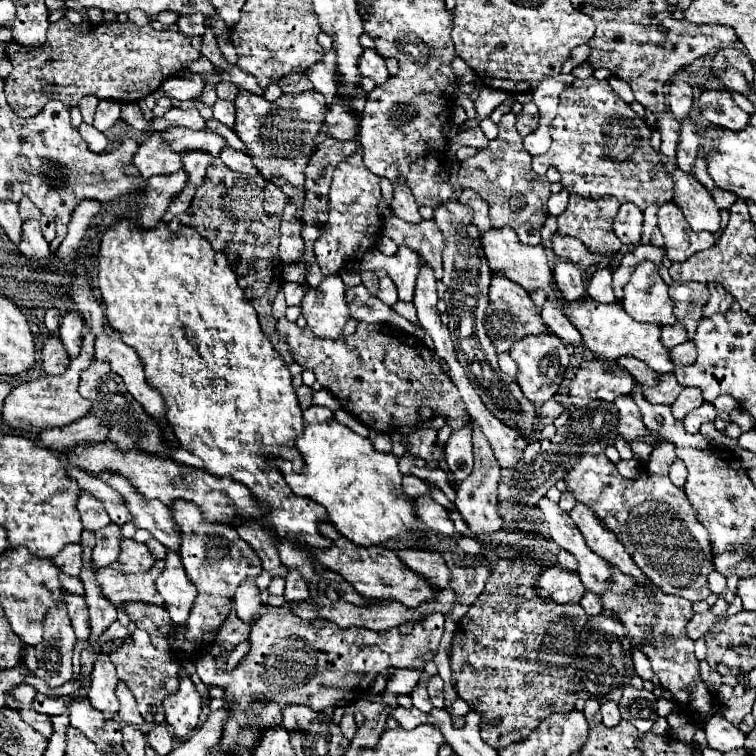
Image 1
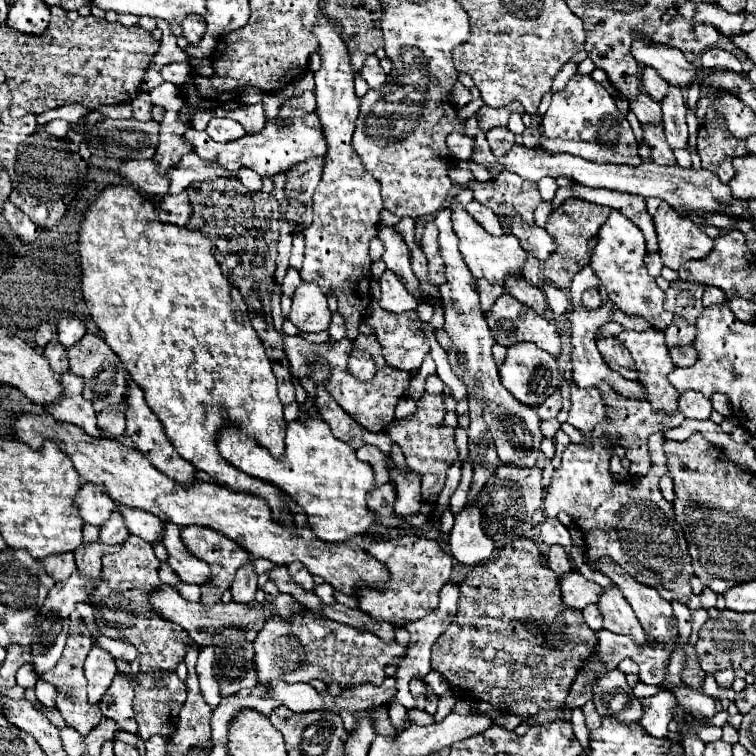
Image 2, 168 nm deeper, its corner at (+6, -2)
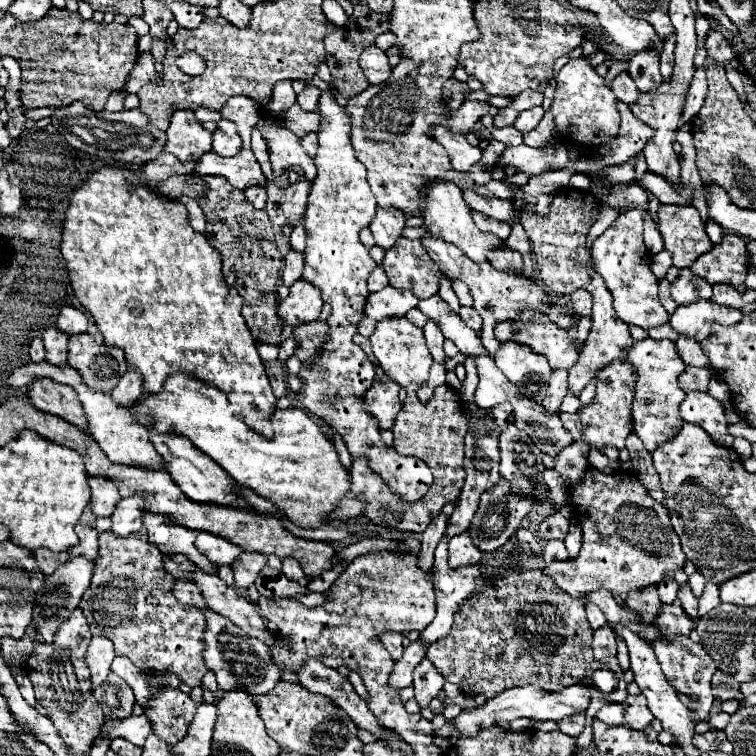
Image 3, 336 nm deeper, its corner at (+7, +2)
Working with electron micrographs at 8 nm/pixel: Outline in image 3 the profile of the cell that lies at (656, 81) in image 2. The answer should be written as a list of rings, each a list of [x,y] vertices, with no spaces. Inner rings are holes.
[[[640,52],[630,58],[628,74],[632,76],[632,80],[636,82],[640,92],[650,92],[660,86],[662,78],[660,78],[658,62],[660,62],[660,58],[652,56],[652,52]]]

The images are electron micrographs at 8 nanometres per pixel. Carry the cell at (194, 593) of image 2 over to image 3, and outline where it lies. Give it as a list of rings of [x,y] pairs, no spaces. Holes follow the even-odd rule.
[[[202,608],[202,614],[206,616],[206,628],[204,628],[206,666],[214,674],[218,668],[218,674],[224,676],[224,678],[218,678],[218,688],[222,692],[244,690],[252,696],[270,692],[276,686],[276,682],[280,680],[282,672],[272,664],[272,658],[268,656],[268,646],[264,642],[260,642],[258,638],[248,636],[242,628],[236,628],[236,624],[228,622],[228,620],[218,628],[218,634],[216,634],[216,612],[210,608]]]

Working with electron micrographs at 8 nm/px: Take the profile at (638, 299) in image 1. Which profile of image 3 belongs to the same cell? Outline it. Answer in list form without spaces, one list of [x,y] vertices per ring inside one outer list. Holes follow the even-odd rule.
[[[642,208],[628,210],[616,218],[616,222],[594,240],[590,252],[596,272],[604,278],[608,290],[614,296],[614,310],[626,324],[636,324],[644,330],[666,324],[670,314],[658,300],[658,280],[646,262],[646,246],[642,242]]]

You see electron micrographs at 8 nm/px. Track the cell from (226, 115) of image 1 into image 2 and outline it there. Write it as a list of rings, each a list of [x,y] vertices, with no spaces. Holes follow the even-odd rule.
[[[213,116],[207,130],[205,130],[215,142],[229,142],[229,140],[237,140],[241,136],[245,136],[247,132],[243,130],[243,126],[231,118],[217,118]]]

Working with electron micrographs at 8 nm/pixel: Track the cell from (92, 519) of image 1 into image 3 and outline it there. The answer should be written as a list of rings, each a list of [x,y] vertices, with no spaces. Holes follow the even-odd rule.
[[[102,476],[96,478],[88,478],[90,490],[92,490],[92,500],[90,500],[90,508],[94,512],[94,516],[110,516],[112,508],[120,502],[120,494],[118,488]]]

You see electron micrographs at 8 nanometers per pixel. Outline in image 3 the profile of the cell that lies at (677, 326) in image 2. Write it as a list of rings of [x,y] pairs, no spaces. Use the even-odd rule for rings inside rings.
[[[696,302],[696,304],[686,304],[678,306],[674,314],[670,316],[670,326],[686,338],[694,340],[704,340],[710,332],[712,322],[720,324],[736,324],[744,318],[744,312],[740,308],[732,306],[718,306],[708,302]]]

